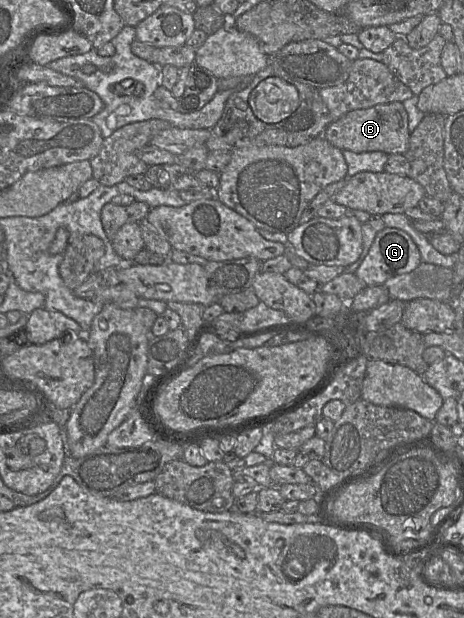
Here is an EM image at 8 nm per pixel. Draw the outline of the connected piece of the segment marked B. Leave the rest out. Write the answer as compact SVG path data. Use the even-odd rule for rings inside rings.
M402 102L377 104L366 109L352 110L332 121L322 135L333 146L355 153L381 151L404 154L409 146L408 114Z

